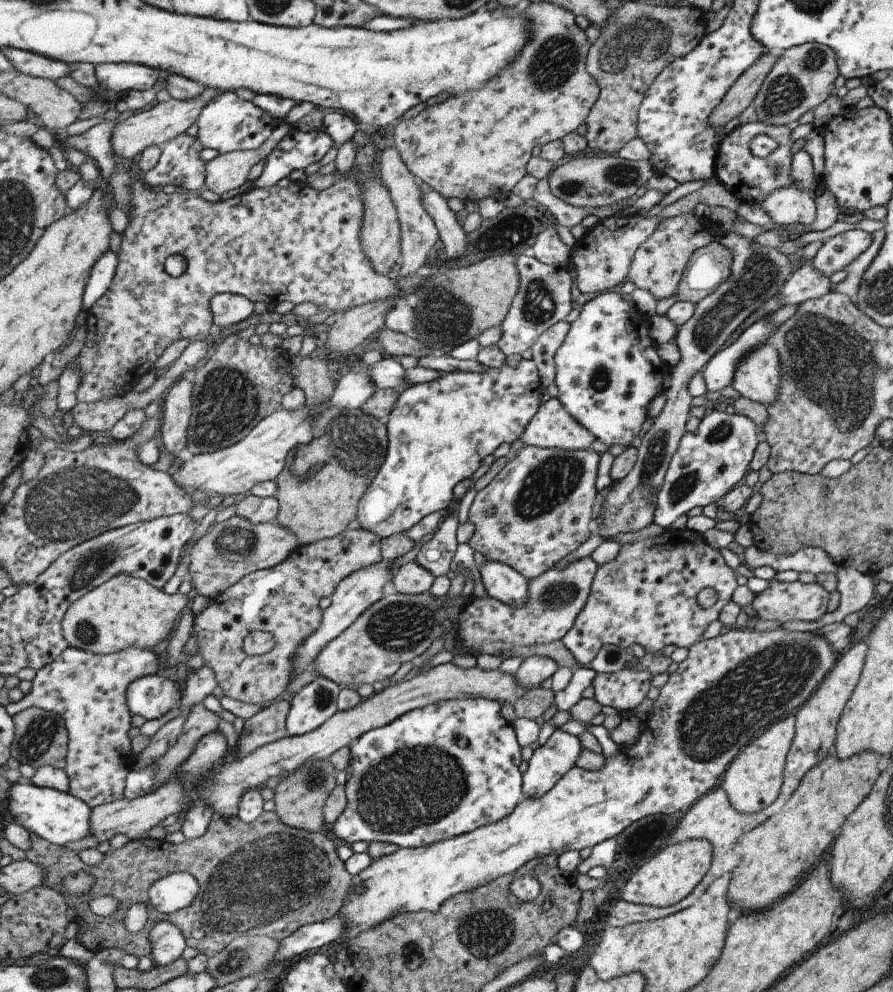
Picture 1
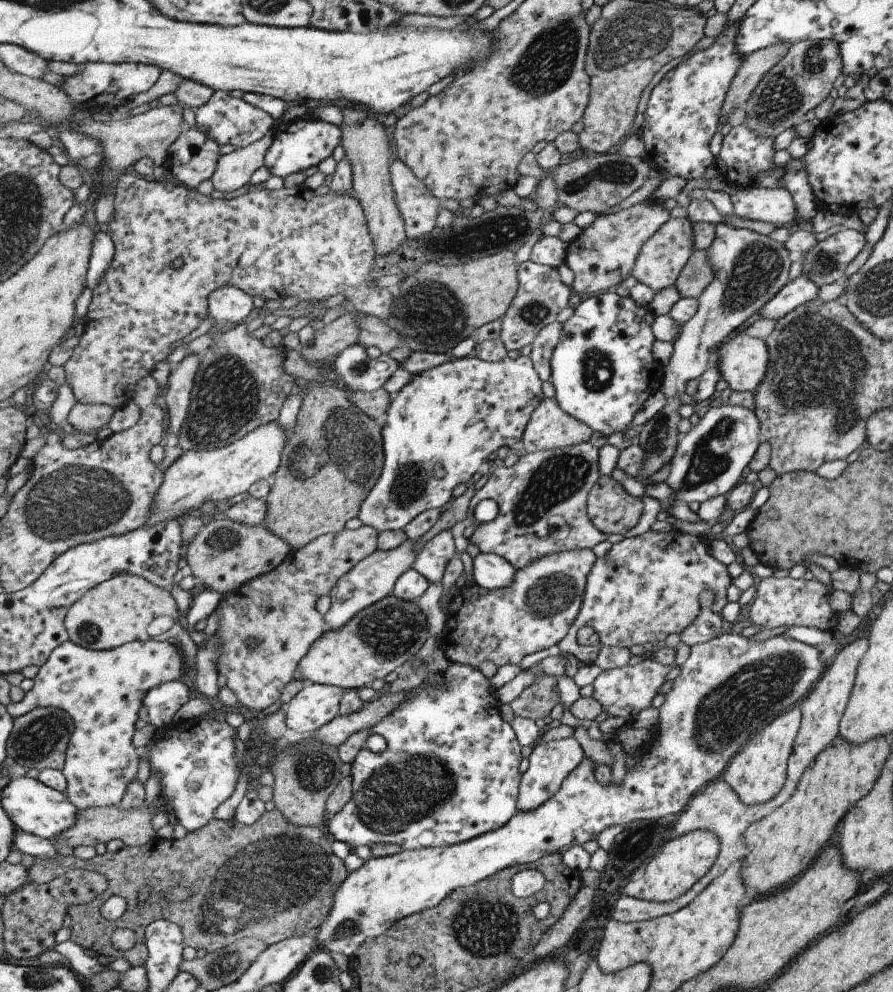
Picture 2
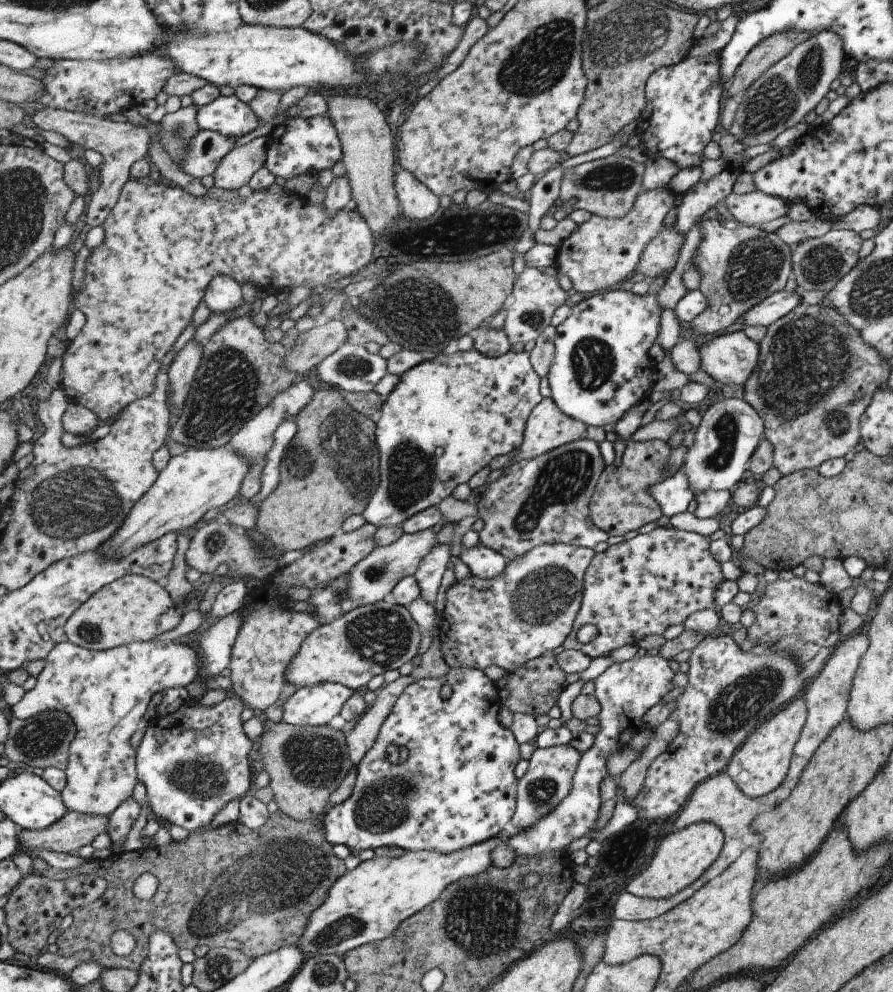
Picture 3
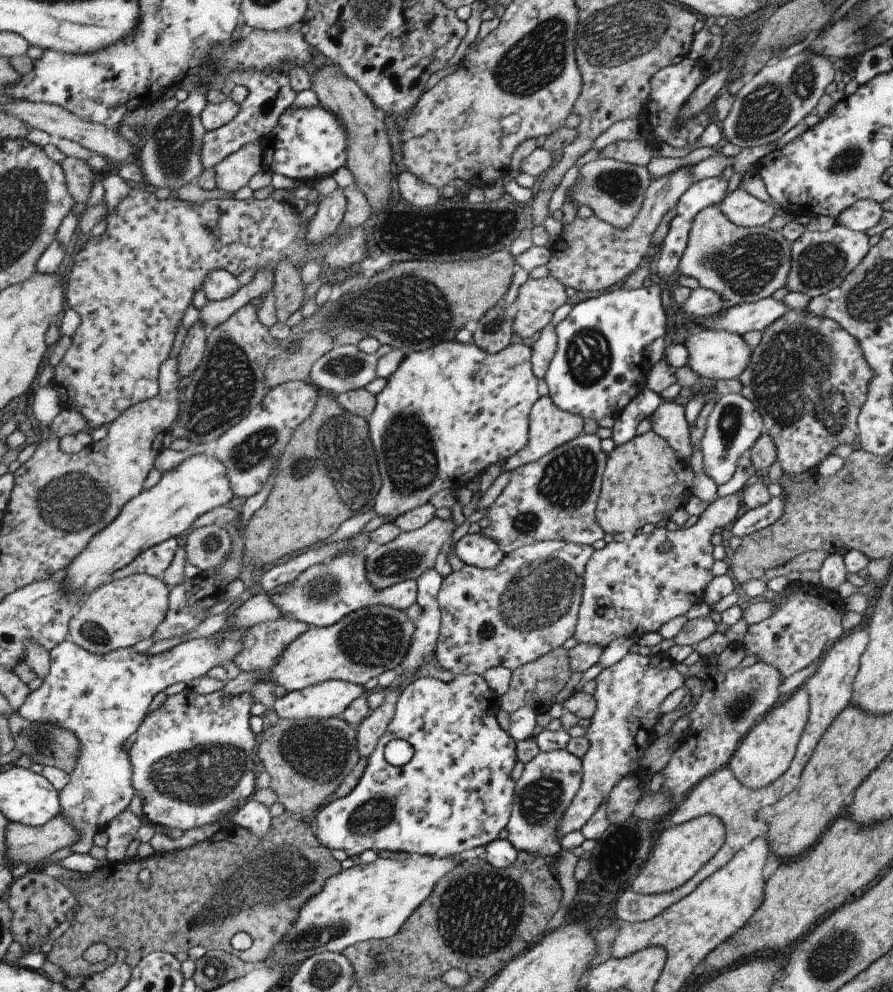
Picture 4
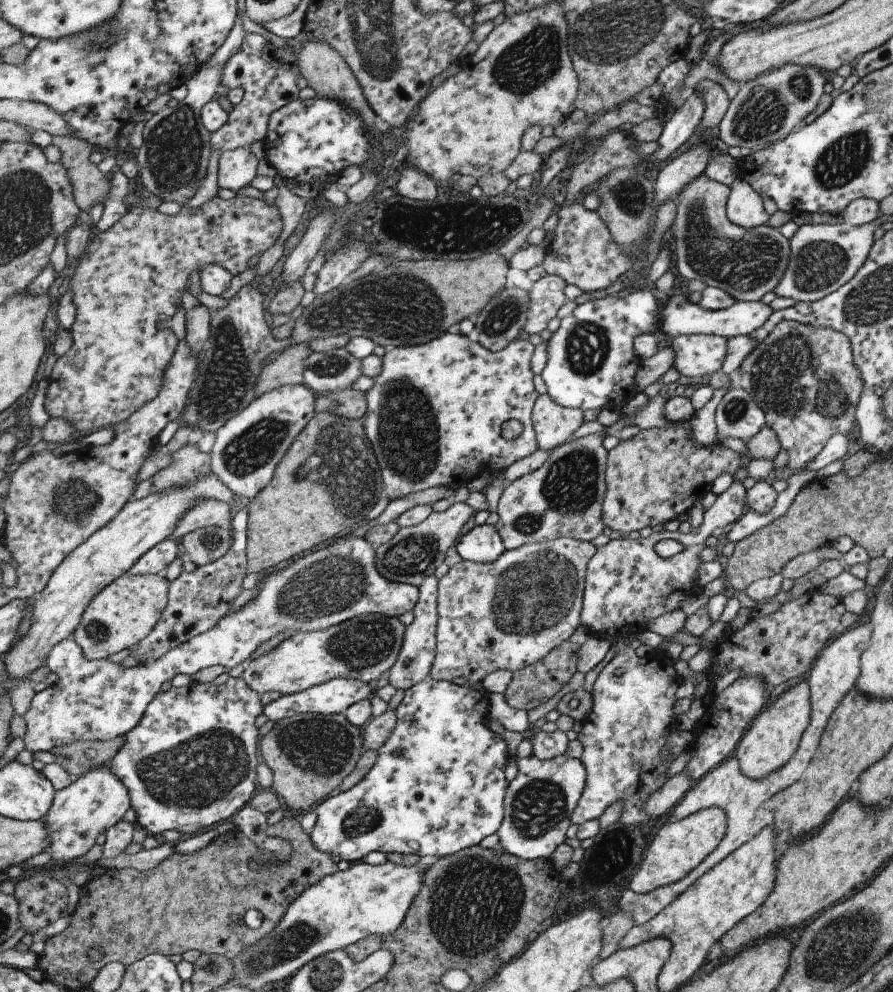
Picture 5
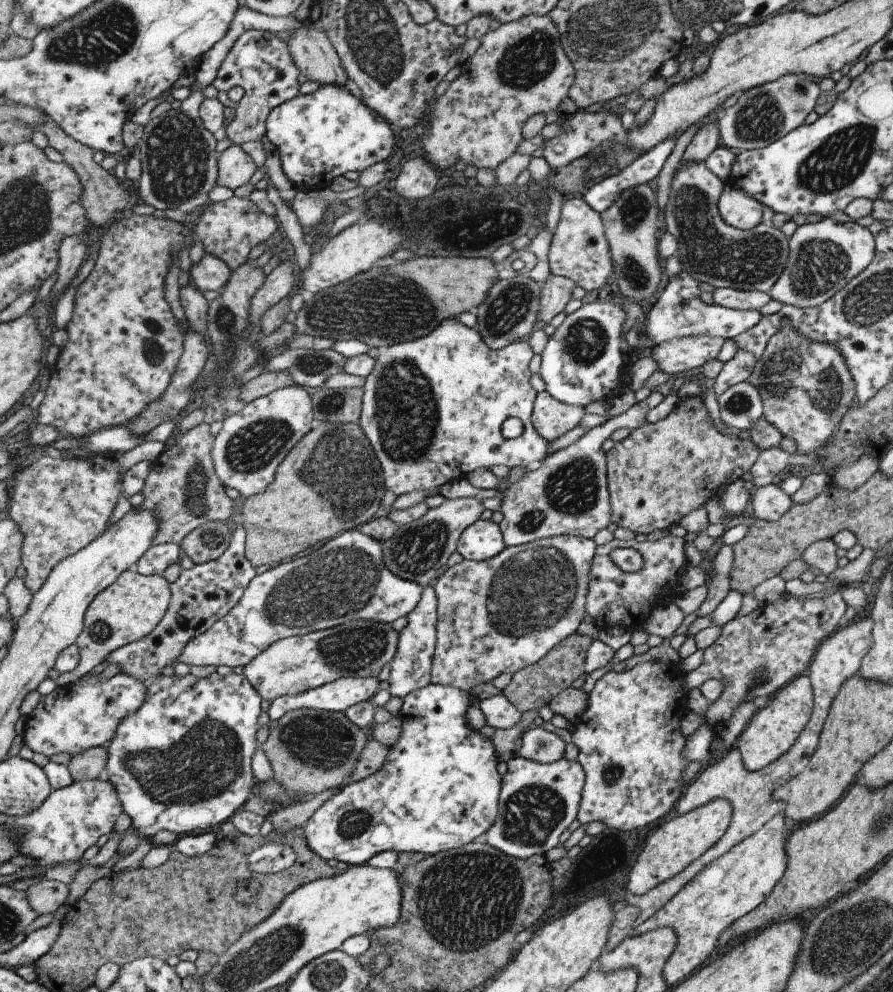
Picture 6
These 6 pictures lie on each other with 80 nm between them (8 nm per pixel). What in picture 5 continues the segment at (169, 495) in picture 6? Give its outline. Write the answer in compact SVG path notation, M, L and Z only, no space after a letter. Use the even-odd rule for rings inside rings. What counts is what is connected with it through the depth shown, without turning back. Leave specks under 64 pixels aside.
M187 443L172 454L170 467L152 477L151 493L162 493L177 487L187 489L214 472L210 453L201 452L197 443ZM203 499L200 503L195 503L185 514L178 527L169 535L169 539L185 538L193 531L205 527L227 528L231 524L233 510L227 501L219 499Z

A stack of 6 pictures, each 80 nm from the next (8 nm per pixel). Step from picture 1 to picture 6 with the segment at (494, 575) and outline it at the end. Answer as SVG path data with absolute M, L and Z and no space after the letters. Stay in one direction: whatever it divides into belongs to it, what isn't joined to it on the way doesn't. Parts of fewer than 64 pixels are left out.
M479 519L461 535L458 553L464 559L484 561L493 559L507 546L500 523Z

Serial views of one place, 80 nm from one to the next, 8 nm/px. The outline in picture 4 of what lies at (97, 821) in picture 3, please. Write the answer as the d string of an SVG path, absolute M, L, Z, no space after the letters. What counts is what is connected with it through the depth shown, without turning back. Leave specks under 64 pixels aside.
M60 817L36 827L10 821L6 861L12 865L41 862L59 848L70 847L77 837L74 826Z

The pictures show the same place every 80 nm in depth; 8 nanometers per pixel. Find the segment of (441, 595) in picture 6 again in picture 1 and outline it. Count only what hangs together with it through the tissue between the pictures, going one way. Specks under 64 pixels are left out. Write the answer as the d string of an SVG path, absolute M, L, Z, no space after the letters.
M585 557L573 560L563 568L548 568L529 581L528 603L521 606L505 604L489 594L484 598L470 595L460 618L460 628L455 630L462 641L463 654L474 652L477 656L491 655L504 660L503 654L513 648L539 646L561 639L584 607L597 567L590 557Z

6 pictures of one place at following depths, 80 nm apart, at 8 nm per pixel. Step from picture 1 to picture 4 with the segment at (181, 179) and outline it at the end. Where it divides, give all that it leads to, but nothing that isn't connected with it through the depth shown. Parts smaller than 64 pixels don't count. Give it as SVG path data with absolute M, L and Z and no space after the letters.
M233 71L225 76L233 85L240 85L249 91L248 97L240 104L242 108L233 122L208 131L204 138L204 149L202 163L204 169L215 168L219 162L227 158L230 154L241 150L245 145L261 143L279 122L279 117L283 115L296 101L298 92L293 90L291 80L287 73L277 71Z

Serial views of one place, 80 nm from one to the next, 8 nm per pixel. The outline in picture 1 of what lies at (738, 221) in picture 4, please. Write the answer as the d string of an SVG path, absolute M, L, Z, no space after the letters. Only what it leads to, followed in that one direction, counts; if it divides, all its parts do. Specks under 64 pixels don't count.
M781 187L768 192L756 206L778 225L810 226L815 220L814 196L818 190L802 192Z

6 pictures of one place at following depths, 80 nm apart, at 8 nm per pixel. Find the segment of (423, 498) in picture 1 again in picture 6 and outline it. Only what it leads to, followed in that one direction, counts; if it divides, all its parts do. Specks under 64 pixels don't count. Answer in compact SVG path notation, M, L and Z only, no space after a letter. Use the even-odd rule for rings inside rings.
M458 319L444 320L430 335L381 349L376 360L375 368L365 379L363 386L364 403L362 404L362 415L359 424L367 435L367 438L371 440L373 448L379 454L379 460L381 460L380 463L384 470L386 485L389 490L397 496L407 494L407 492L413 492L413 490L433 490L433 488L439 488L439 486L443 486L443 484L447 484L451 480L465 478L467 474L475 472L477 468L488 469L491 466L495 466L495 464L502 464L512 469L513 467L533 464L533 462L540 462L542 459L546 459L549 456L546 454L549 442L539 436L532 419L534 415L534 402L538 398L538 392L533 388L533 384L531 384L531 376L533 376L534 372L531 370L530 364L533 359L533 348L531 348L531 344L529 344L527 339L515 341L508 344L505 348L496 351L486 343L486 340L482 337L482 333L477 328L465 326ZM513 416L519 418L522 422L522 433L514 439L503 438L503 432L501 432L503 430L503 424L505 424L505 420L509 420Z

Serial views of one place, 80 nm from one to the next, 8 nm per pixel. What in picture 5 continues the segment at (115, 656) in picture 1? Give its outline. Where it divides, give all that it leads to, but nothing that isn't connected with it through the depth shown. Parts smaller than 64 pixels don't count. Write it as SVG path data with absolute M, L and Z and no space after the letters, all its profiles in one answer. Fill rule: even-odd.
M341 535L340 539L337 538L319 550L293 561L288 567L271 570L270 575L267 573L257 582L258 593L254 599L223 617L210 631L194 636L189 642L174 648L162 659L151 664L123 668L106 659L89 661L83 656L78 641L75 638L67 639L54 648L47 664L59 680L35 695L29 712L24 716L28 722L27 734L23 738L25 748L32 753L38 750L47 752L74 742L110 741L125 736L140 723L165 680L173 680L177 674L191 676L201 668L209 668L213 664L222 665L227 670L235 668L237 664L243 665L249 662L264 643L269 643L282 633L320 631L361 615L397 617L409 610L413 611L420 599L420 587L384 577L376 564L376 558L377 547L365 536ZM110 765L96 767L77 778L71 786L55 790L54 803L40 820L45 824L47 840L52 841L46 851L50 852L52 859L59 862L75 863L95 846L101 834L106 834L123 820L126 812L132 808L131 801L126 785L115 776Z

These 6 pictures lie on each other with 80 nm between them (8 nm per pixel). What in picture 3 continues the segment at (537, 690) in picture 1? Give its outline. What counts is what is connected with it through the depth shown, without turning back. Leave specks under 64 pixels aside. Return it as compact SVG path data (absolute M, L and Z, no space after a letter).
M547 652L510 673L508 683L505 685L508 697L504 698L504 706L512 713L527 713L535 717L547 713L549 708L556 704L559 693L566 686L565 673L558 667L556 656Z

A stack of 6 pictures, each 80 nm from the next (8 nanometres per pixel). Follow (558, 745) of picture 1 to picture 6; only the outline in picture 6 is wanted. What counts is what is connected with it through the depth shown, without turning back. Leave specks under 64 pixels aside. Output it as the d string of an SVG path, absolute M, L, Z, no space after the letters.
M515 756L509 759L506 773L502 776L502 794L499 808L499 818L495 819L494 826L483 836L482 840L498 848L509 856L527 860L537 855L545 855L555 844L557 836L575 820L575 812L579 802L579 792L583 784L583 768L577 762L557 759L549 764Z

